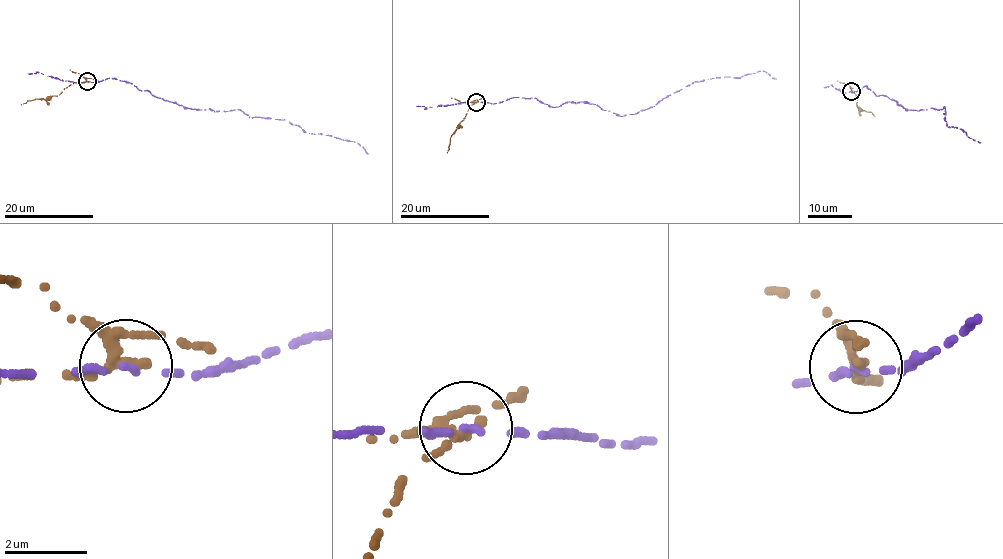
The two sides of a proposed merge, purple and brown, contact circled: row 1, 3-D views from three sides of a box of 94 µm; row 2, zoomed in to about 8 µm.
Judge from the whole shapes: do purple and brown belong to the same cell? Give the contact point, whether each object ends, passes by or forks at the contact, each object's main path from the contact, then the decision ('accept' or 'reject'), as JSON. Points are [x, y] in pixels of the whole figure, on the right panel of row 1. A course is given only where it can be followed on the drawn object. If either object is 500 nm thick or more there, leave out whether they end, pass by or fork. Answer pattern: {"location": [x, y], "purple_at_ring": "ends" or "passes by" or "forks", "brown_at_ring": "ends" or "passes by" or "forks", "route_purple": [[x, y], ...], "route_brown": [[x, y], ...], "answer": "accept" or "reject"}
{"location": [851, 91], "purple_at_ring": "ends", "brown_at_ring": "forks", "route_purple": [[851, 91], [866, 85], [876, 95], [885, 95], [913, 110], [945, 107], [948, 127], [963, 130], [980, 143]], "route_brown": [[851, 90], [858, 98], [856, 106], [874, 116]], "answer": "reject"}

